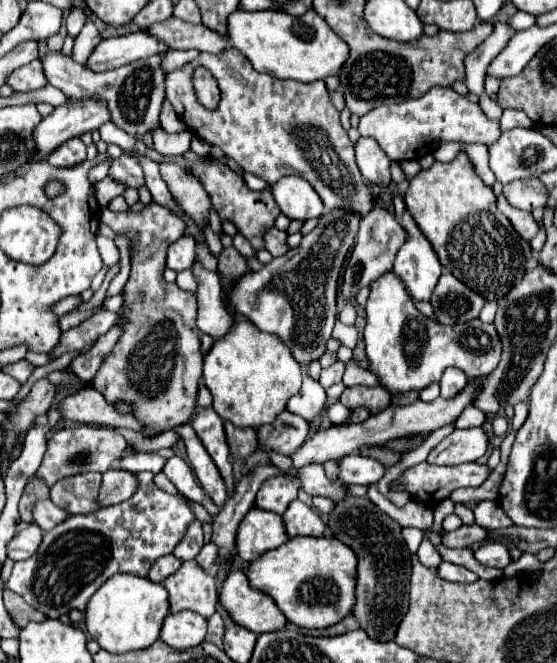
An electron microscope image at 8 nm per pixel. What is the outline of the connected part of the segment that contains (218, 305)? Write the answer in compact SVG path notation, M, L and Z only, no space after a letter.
M198 259L192 265L194 277L198 281L196 299L198 299L198 329L200 333L208 333L210 337L222 337L230 331L232 317L228 315L222 303L222 287L218 271L206 269Z

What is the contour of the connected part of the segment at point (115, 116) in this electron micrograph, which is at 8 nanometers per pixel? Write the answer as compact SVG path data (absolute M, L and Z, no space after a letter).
M48 51L42 57L42 69L44 75L48 79L50 85L58 87L60 91L64 91L68 97L102 97L108 101L110 113L112 113L112 121L124 129L126 133L130 133L132 137L140 139L146 131L154 131L160 121L160 107L162 101L166 97L164 89L164 71L162 71L162 59L166 53L158 53L152 55L150 59L140 59L128 65L122 65L118 69L106 71L106 73L94 73L94 71L86 71L86 67L78 65L72 57L64 55L62 51Z

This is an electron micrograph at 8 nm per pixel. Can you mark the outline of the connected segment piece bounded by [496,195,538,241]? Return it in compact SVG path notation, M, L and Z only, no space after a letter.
M496 195L496 199L498 199L498 211L510 219L510 223L514 225L514 229L520 233L522 239L530 241L538 233L538 223L534 221L532 213L510 207L510 203L506 203L504 195Z

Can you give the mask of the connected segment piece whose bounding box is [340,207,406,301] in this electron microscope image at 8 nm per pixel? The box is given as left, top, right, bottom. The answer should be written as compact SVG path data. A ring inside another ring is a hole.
M374 207L362 217L360 231L358 231L358 237L356 237L356 245L354 245L350 257L348 257L346 267L344 267L344 279L342 279L342 291L340 293L346 301L352 301L362 287L370 285L378 275L392 269L392 263L394 263L398 247L402 245L402 239L406 239L404 231L402 231L402 225L386 209Z

